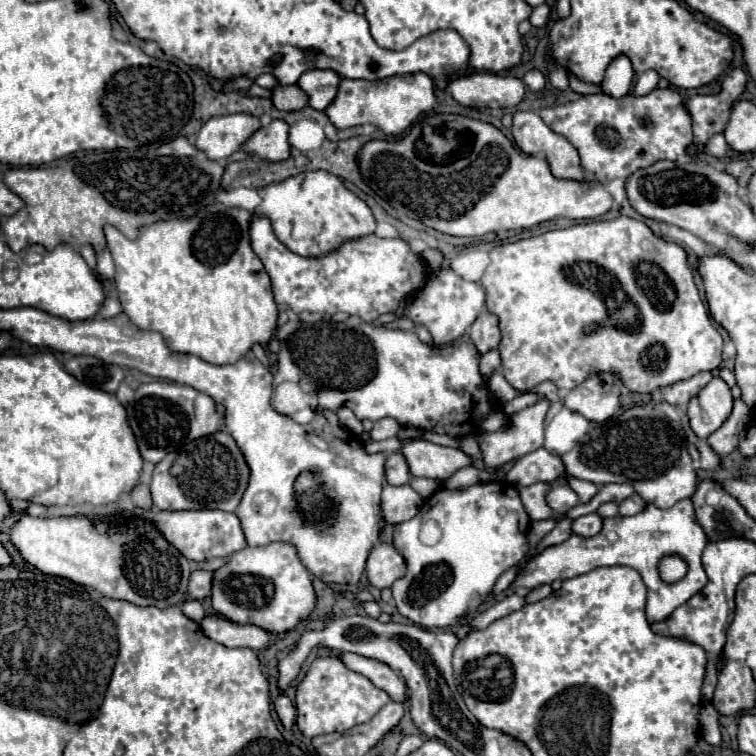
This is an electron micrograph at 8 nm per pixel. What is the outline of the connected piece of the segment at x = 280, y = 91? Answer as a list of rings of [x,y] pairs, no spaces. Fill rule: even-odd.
[[[277,85],[271,89],[271,101],[279,111],[295,111],[307,105],[307,95],[297,85]]]

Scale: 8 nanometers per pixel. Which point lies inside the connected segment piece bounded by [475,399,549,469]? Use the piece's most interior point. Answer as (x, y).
(525, 432)

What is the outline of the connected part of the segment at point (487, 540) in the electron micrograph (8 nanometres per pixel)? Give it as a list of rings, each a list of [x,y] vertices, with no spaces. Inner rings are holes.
[[[507,481],[479,483],[465,491],[437,489],[429,499],[425,499],[421,511],[411,521],[395,525],[393,531],[393,545],[407,563],[407,575],[403,579],[397,579],[391,587],[399,613],[427,629],[445,629],[457,625],[471,609],[481,605],[481,601],[491,593],[497,577],[503,571],[515,567],[527,555],[527,551],[531,549],[525,537],[527,531],[529,517],[523,509],[523,503],[519,501],[517,489]],[[427,519],[437,521],[437,525],[441,527],[441,539],[437,545],[423,545],[419,541],[421,525]]]

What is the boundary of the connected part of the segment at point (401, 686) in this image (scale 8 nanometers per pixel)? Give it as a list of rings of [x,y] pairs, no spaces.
[[[343,653],[343,663],[361,675],[365,675],[375,687],[383,689],[391,701],[395,703],[405,703],[407,699],[407,685],[401,675],[397,675],[389,665],[381,661],[373,661],[355,653]]]

